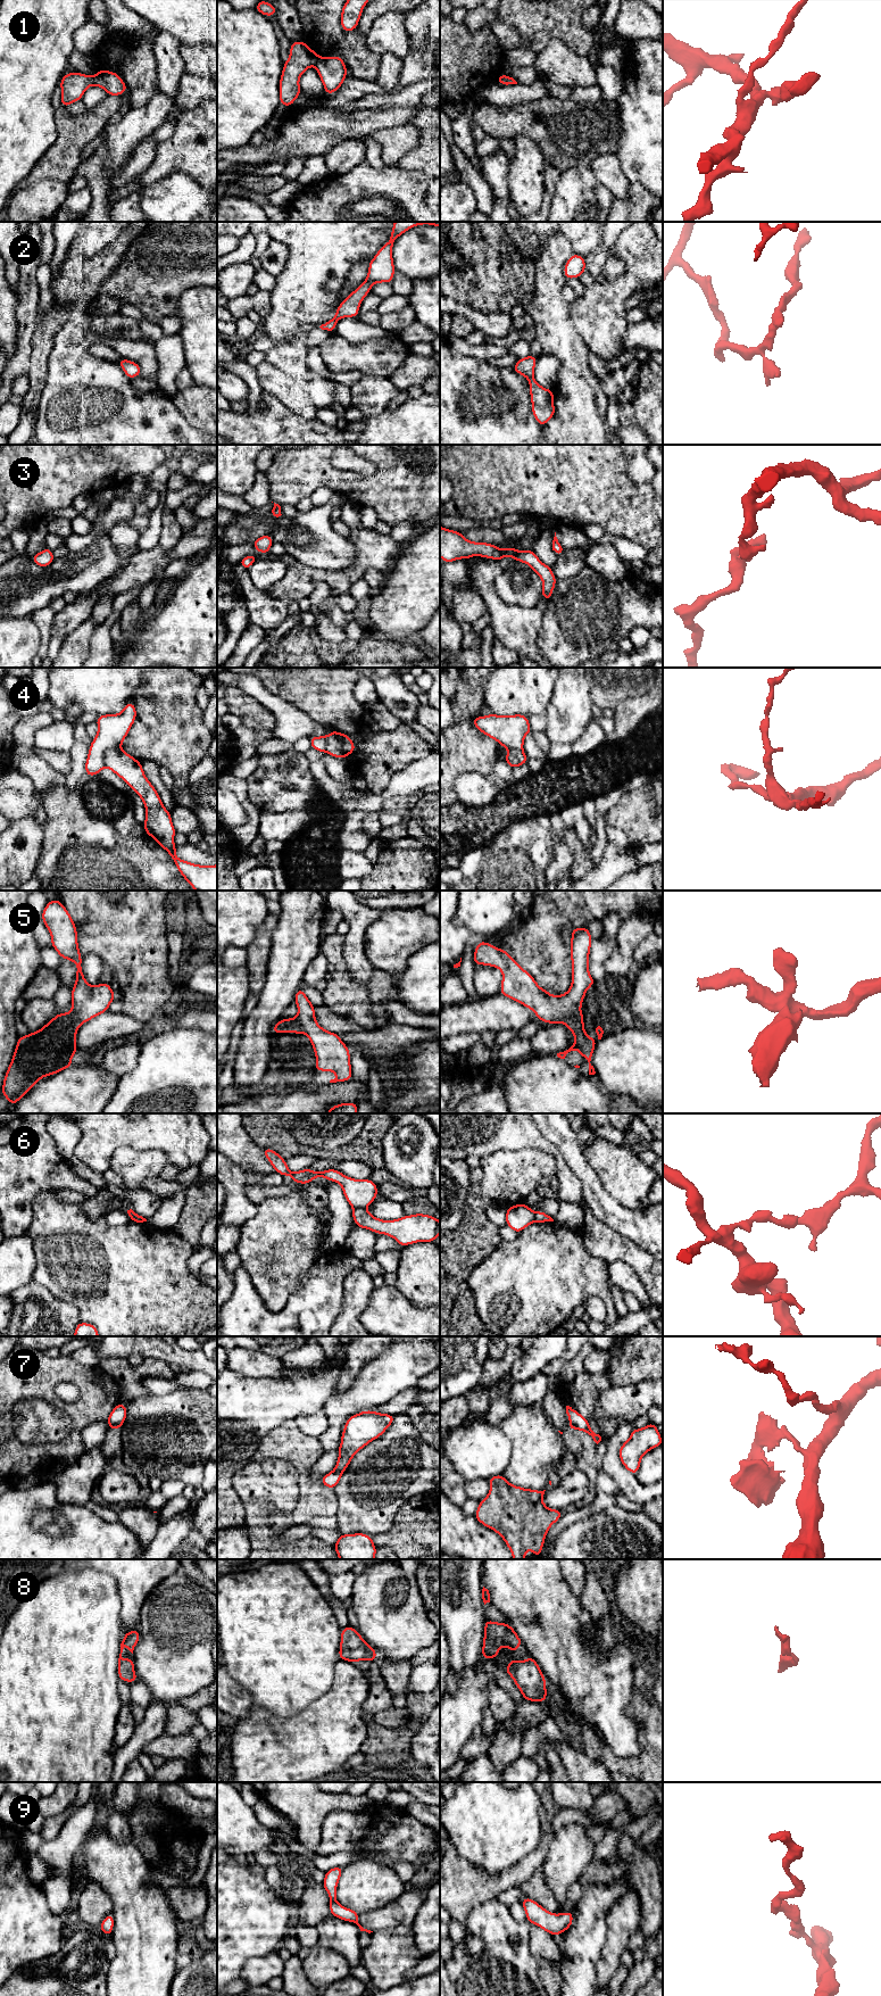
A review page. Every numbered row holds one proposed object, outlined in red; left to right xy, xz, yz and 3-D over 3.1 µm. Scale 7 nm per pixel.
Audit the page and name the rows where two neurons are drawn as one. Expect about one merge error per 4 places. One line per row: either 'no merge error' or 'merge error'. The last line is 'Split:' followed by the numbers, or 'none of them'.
1: merge error
2: no merge error
3: no merge error
4: merge error
5: merge error
6: merge error
7: merge error
8: no merge error
9: no merge error
Split: 1, 4, 5, 6, 7

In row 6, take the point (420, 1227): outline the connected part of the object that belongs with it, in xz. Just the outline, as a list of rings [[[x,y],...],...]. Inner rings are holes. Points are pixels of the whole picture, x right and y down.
[[[365,1208],[352,1209],[354,1223],[376,1234],[393,1237],[400,1247],[417,1242],[434,1242],[440,1234],[440,1221],[425,1214],[405,1215],[393,1220],[375,1218]]]

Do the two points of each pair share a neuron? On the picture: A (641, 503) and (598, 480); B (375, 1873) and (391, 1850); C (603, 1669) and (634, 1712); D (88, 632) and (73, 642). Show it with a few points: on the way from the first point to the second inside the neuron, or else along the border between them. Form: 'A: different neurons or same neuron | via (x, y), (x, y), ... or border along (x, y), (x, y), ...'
A: same neuron | via (631, 503), (621, 503), (608, 490)
B: different neurons | border along (365, 1857), (392, 1868)
C: different neurons | border along (634, 1684), (633, 1698), (625, 1713), (643, 1727)
D: same neuron | via (84, 634), (76, 642)

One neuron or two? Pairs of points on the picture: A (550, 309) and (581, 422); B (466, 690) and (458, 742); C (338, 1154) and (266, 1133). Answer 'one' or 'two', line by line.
A: one
B: one
C: one

